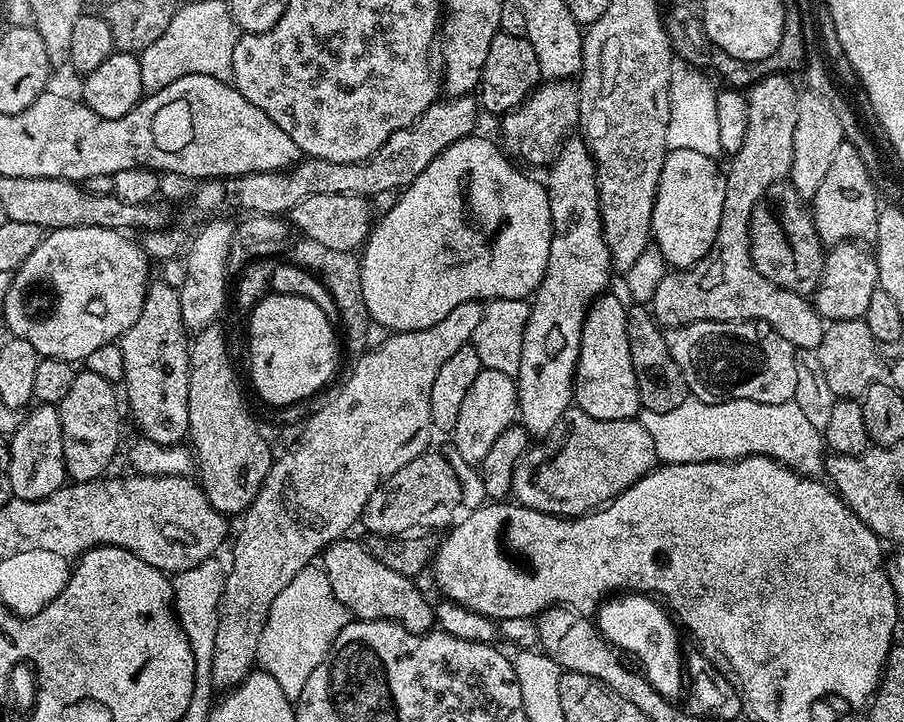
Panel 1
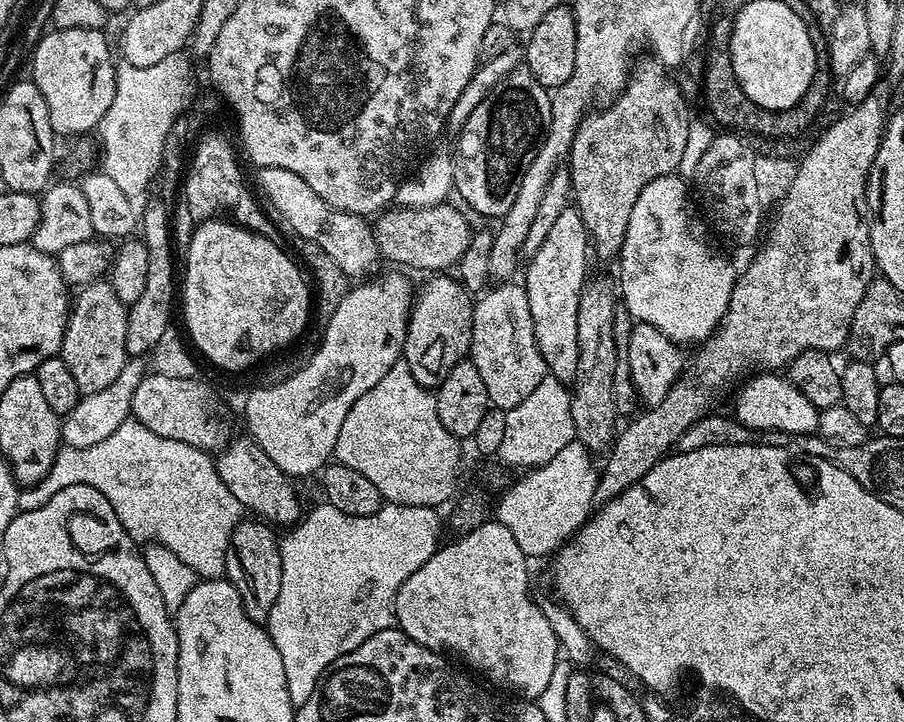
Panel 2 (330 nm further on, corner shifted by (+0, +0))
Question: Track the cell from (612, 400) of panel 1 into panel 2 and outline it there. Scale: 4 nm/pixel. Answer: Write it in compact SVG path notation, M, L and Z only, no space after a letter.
M570 206L562 210L562 214L558 214L550 234L546 234L542 246L538 246L538 250L527 261L528 273L522 277L530 302L530 318L534 318L534 338L538 342L545 369L551 376L563 382L575 381L578 370L578 306L580 294L586 287L584 275L588 272L588 256L590 260L590 241L586 226L582 222L582 214L576 207Z

